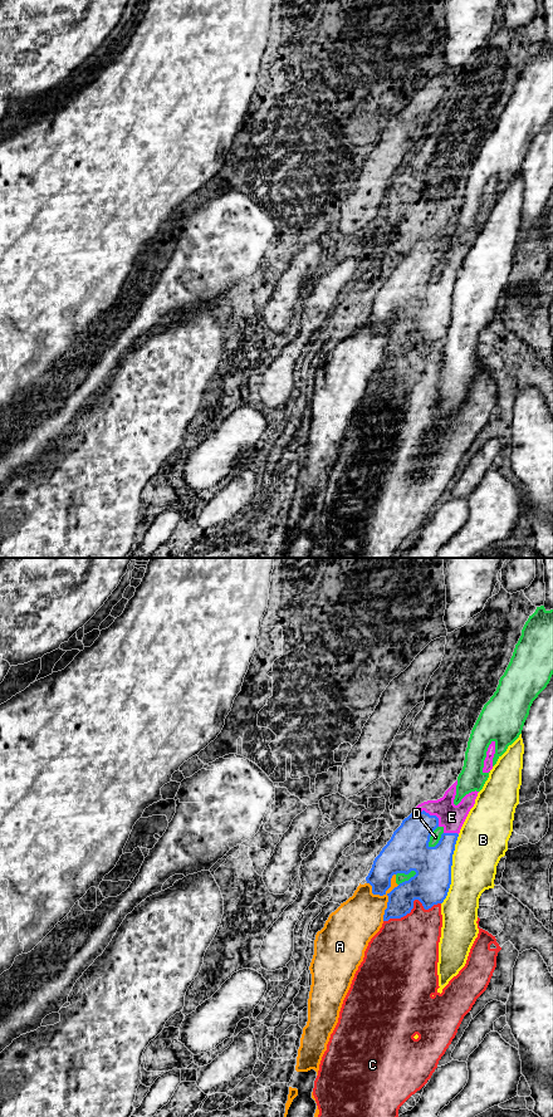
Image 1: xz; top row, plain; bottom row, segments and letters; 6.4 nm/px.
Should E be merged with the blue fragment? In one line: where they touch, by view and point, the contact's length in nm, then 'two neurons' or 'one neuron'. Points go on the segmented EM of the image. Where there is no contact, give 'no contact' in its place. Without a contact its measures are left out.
meets blue in xz at (427, 813); contact 200 nm long; one neuron

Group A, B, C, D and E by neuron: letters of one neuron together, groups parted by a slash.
A / B / C / D / E

